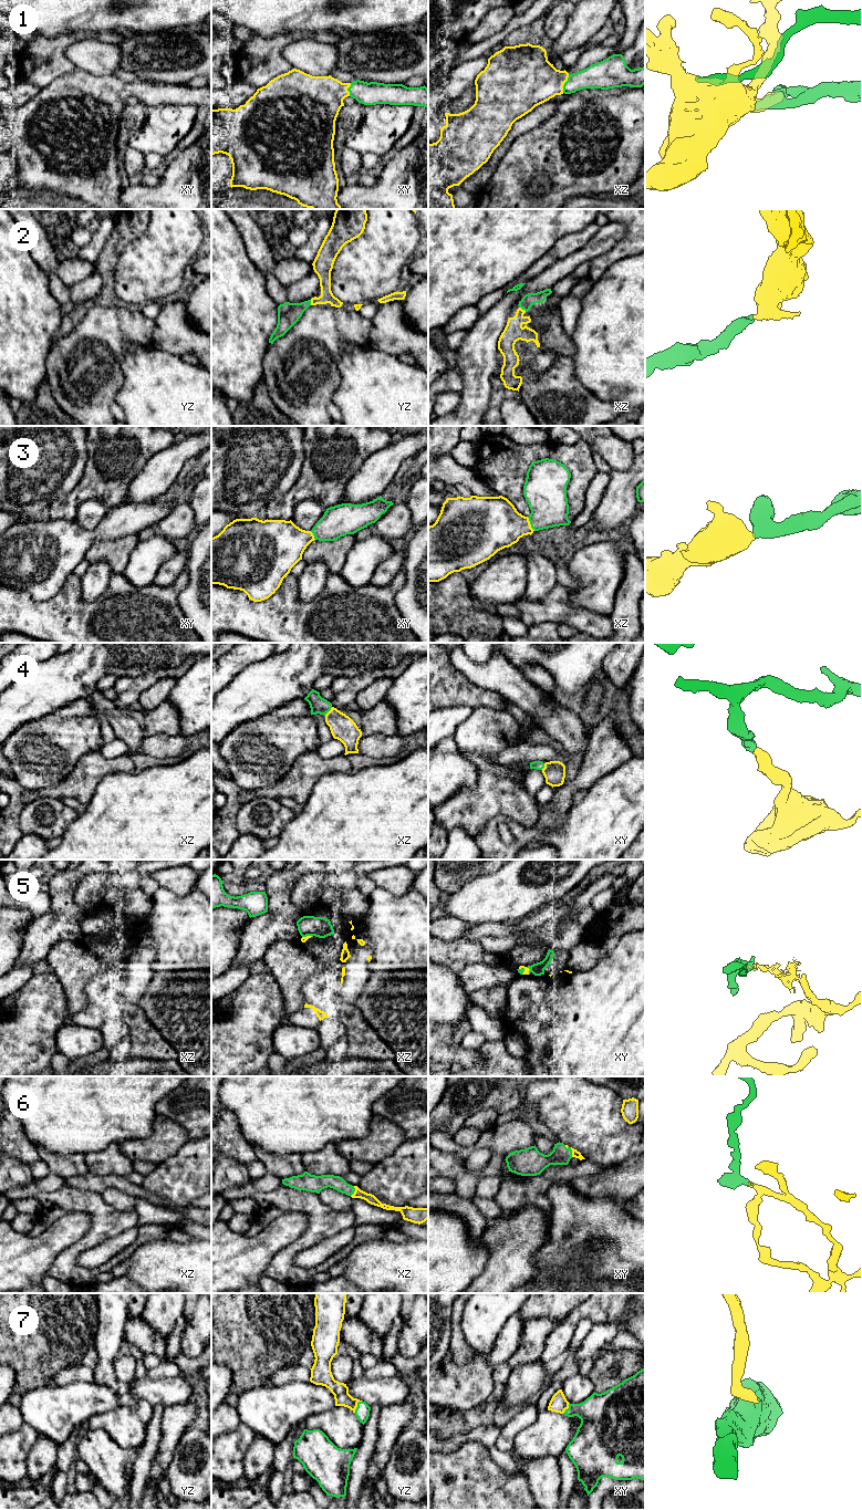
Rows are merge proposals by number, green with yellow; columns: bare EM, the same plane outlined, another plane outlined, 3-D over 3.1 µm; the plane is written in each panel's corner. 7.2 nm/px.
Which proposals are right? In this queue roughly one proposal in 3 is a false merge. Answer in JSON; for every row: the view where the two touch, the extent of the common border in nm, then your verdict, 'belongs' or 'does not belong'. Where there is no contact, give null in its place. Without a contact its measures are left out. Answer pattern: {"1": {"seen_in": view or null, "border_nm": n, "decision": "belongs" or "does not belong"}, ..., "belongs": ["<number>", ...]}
{"1": {"seen_in": "xz", "border_nm": 140, "decision": "belongs"}, "2": {"seen_in": "xz", "border_nm": 60, "decision": "belongs"}, "3": {"seen_in": "xz", "border_nm": 120, "decision": "belongs"}, "4": {"seen_in": "xz", "border_nm": 90, "decision": "belongs"}, "5": {"seen_in": "xy", "border_nm": 90, "decision": "does not belong"}, "6": {"seen_in": "xz", "border_nm": 80, "decision": "belongs"}, "7": {"seen_in": "yz", "border_nm": 110, "decision": "belongs"}, "belongs": ["1", "2", "3", "4", "6", "7"]}

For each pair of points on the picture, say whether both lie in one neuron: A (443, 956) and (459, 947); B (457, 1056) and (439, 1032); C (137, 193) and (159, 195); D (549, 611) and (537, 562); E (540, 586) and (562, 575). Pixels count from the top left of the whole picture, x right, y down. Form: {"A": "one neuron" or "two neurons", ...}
{"A": "one neuron", "B": "one neuron", "C": "one neuron", "D": "two neurons", "E": "two neurons"}

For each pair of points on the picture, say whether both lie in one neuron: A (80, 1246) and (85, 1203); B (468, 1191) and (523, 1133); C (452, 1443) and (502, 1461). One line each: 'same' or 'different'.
A: same
B: different
C: same

